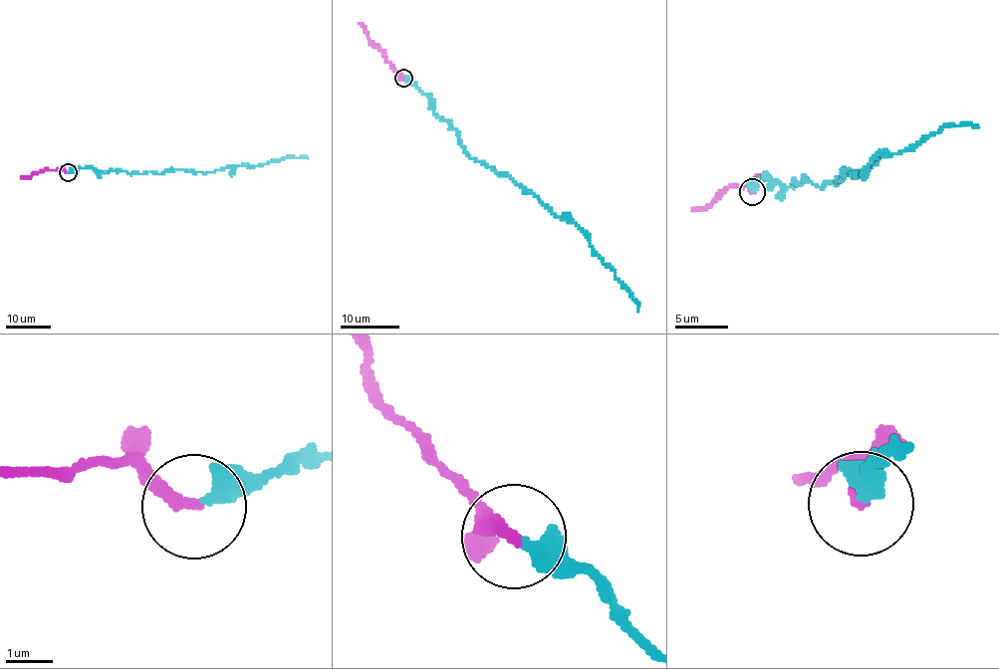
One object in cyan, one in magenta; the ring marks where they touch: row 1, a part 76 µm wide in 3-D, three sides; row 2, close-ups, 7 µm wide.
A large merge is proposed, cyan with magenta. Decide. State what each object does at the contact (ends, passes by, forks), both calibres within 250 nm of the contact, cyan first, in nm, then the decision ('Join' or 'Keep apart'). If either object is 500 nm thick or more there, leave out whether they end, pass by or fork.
At the ring cyan ends. At the ring magenta ends. Thickness 440 nm (cyan) against 320 nm. Join

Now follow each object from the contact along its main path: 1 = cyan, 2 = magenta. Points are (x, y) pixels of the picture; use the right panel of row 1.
1: (751, 190), (770, 177), (838, 183), (942, 126), (977, 124)
2: (751, 192), (749, 182), (727, 187), (705, 207), (692, 210)

